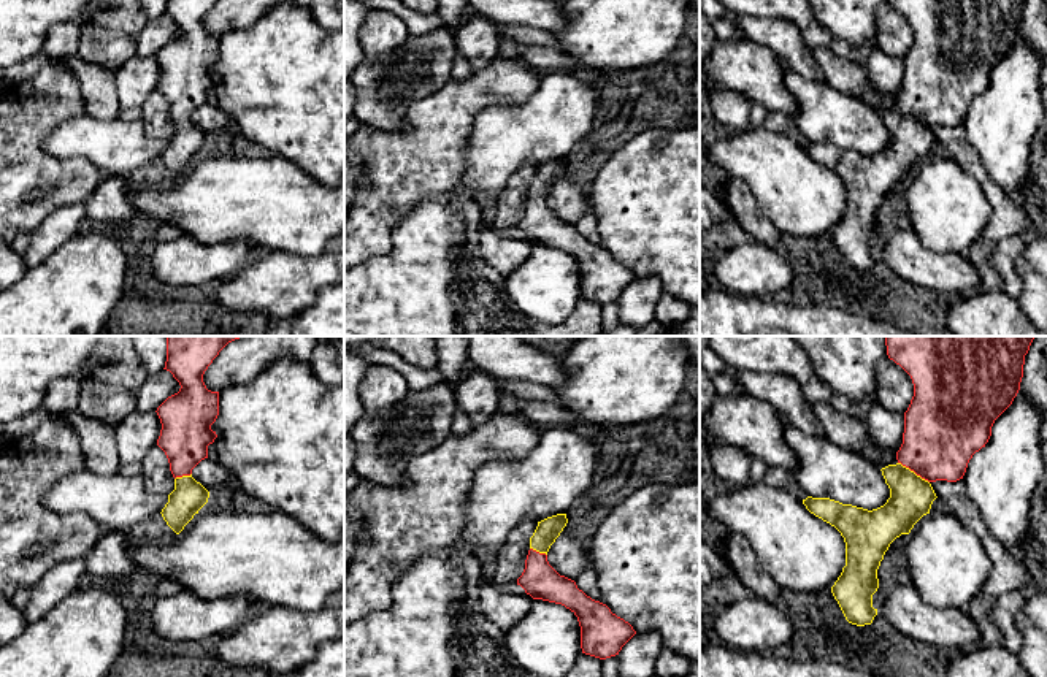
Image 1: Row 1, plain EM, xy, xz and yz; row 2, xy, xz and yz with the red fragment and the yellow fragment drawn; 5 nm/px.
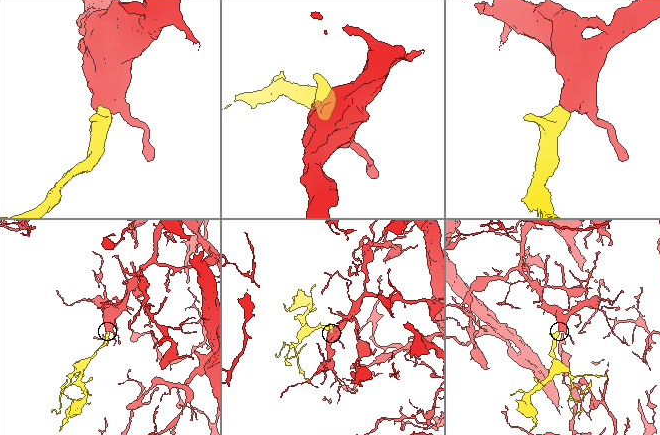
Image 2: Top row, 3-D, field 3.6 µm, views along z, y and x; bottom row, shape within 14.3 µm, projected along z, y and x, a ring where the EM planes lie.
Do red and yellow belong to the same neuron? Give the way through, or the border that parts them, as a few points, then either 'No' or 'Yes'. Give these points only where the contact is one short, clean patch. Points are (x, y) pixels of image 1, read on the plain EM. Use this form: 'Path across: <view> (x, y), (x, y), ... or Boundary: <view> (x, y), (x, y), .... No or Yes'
Path across: yz (943, 76), (914, 116), (911, 141). Yes

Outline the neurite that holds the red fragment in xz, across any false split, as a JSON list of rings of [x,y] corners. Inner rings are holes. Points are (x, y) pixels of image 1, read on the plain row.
[[[557,159],[538,166],[530,182],[525,214],[517,224],[527,239],[562,249],[570,254],[581,271],[582,298],[606,304],[619,300],[622,292],[636,279],[633,271],[611,254],[587,241],[576,227],[560,220],[547,206],[547,197],[566,171],[566,159]]]

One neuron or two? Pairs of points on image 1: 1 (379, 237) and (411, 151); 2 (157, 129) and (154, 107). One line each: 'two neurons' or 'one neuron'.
1: one neuron
2: one neuron

